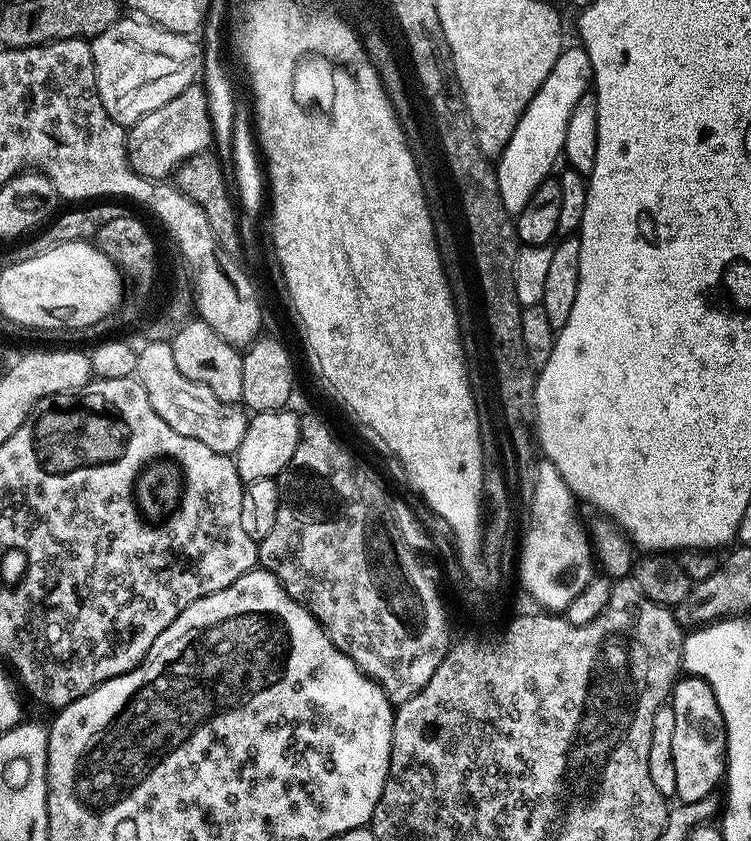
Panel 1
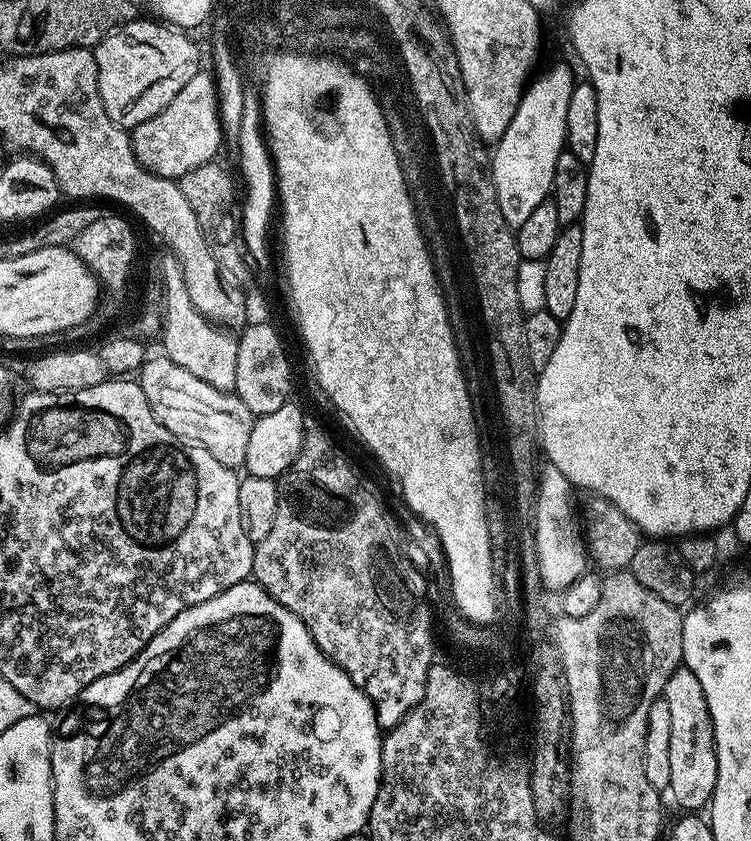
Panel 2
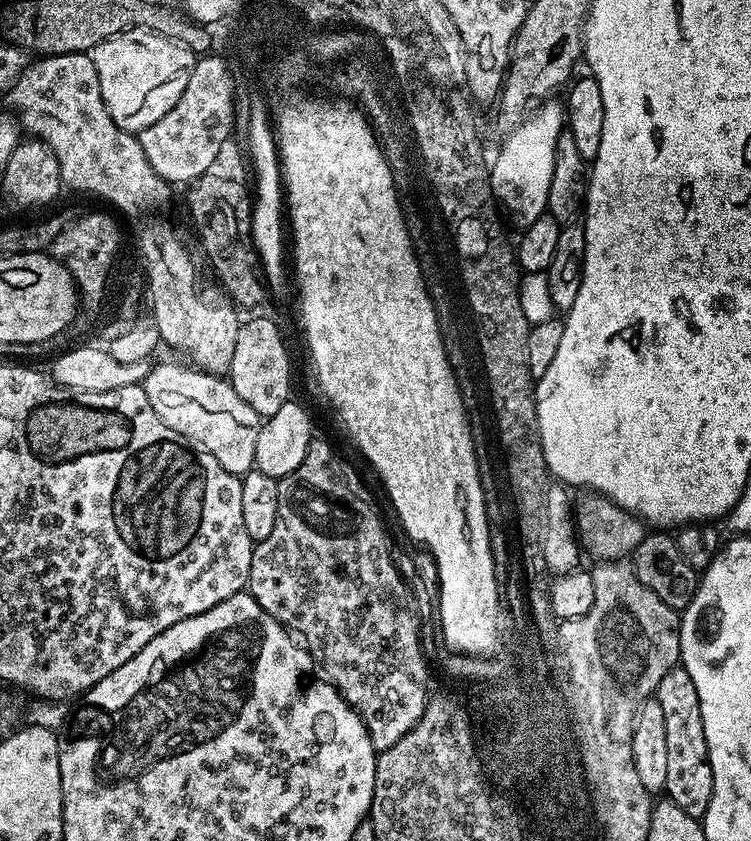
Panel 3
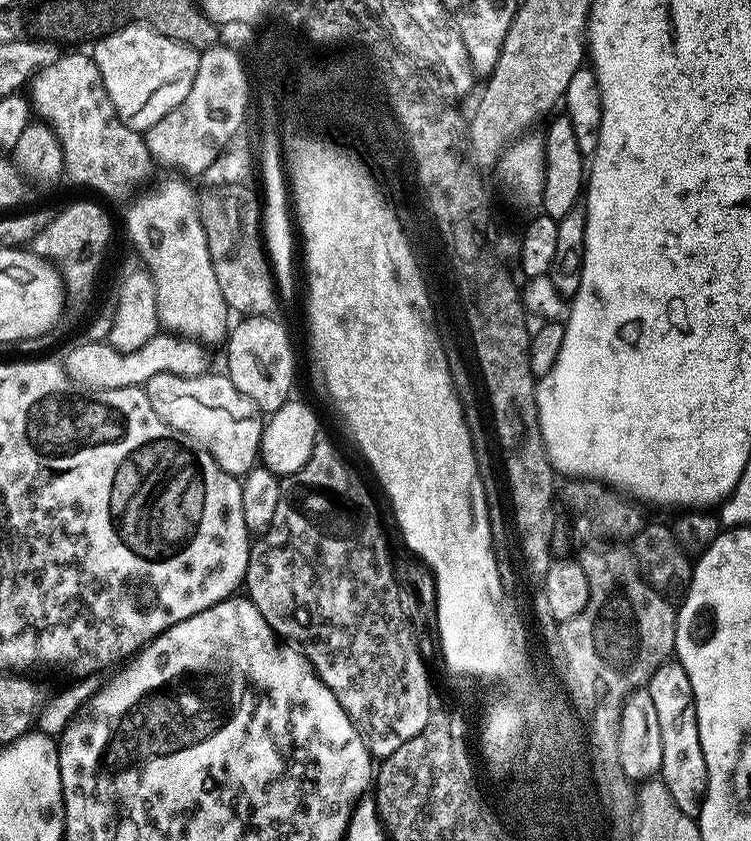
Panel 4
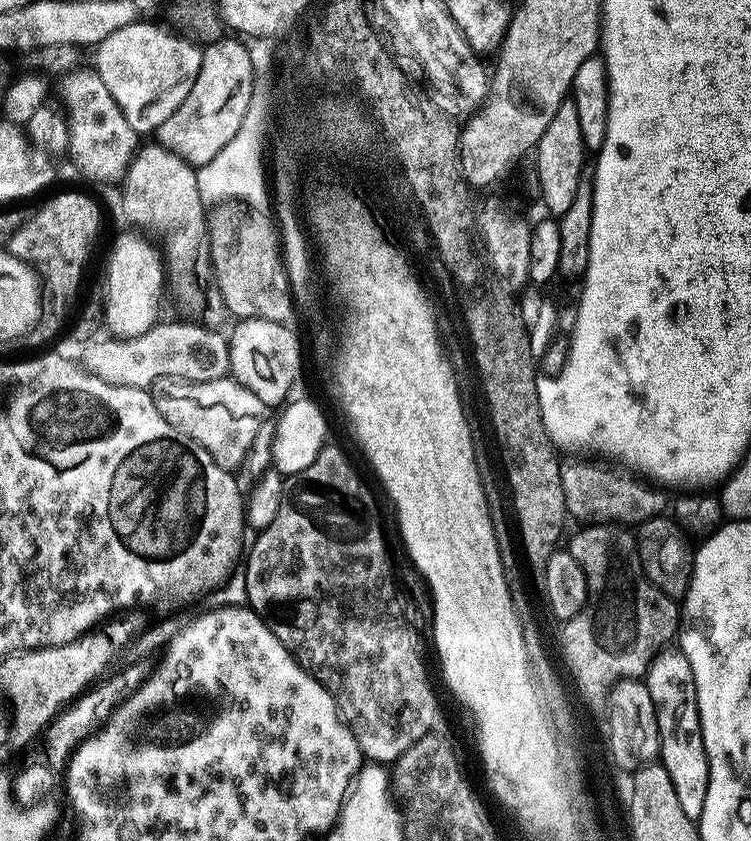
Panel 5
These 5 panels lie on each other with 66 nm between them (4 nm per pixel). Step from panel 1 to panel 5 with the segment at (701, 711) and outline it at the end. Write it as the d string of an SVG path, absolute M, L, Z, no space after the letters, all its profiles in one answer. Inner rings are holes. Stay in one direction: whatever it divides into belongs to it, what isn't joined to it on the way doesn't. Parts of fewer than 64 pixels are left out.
M668 646L657 652L646 673L650 698L654 702L658 734L660 735L659 763L664 765L674 790L678 793L678 806L687 820L699 821L702 806L706 806L706 790L710 782L710 766L702 738L700 711L696 701L696 683L690 662L679 647Z

